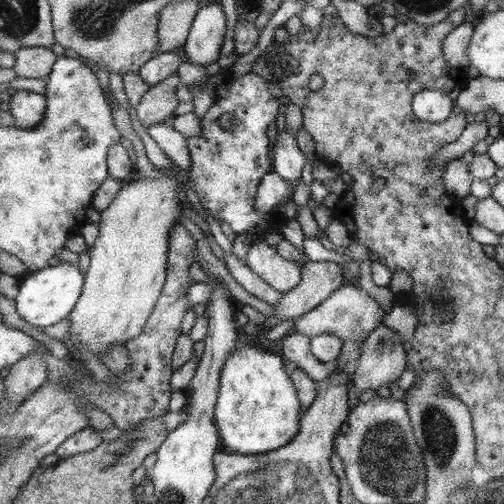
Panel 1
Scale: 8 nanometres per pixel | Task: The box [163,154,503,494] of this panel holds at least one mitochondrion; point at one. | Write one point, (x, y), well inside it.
(439, 438)

